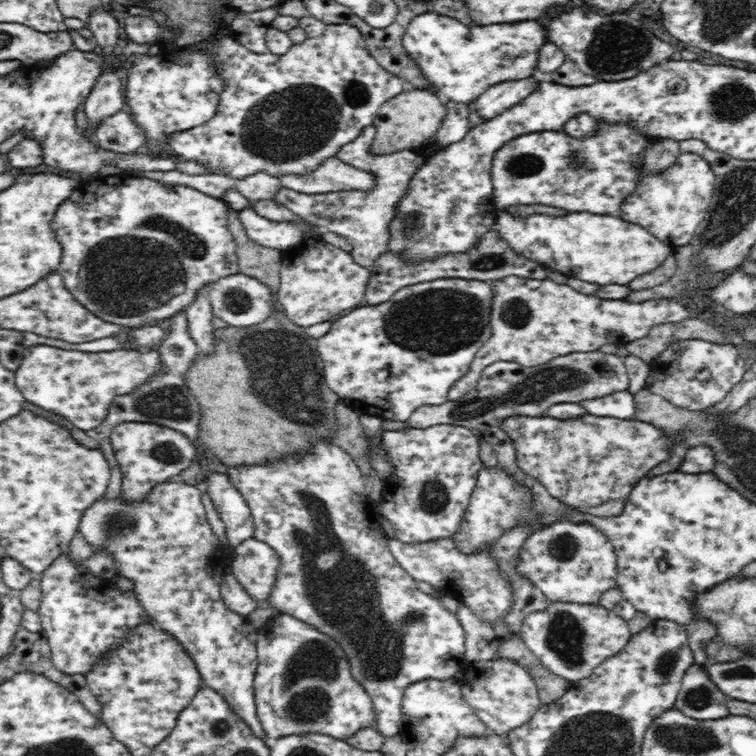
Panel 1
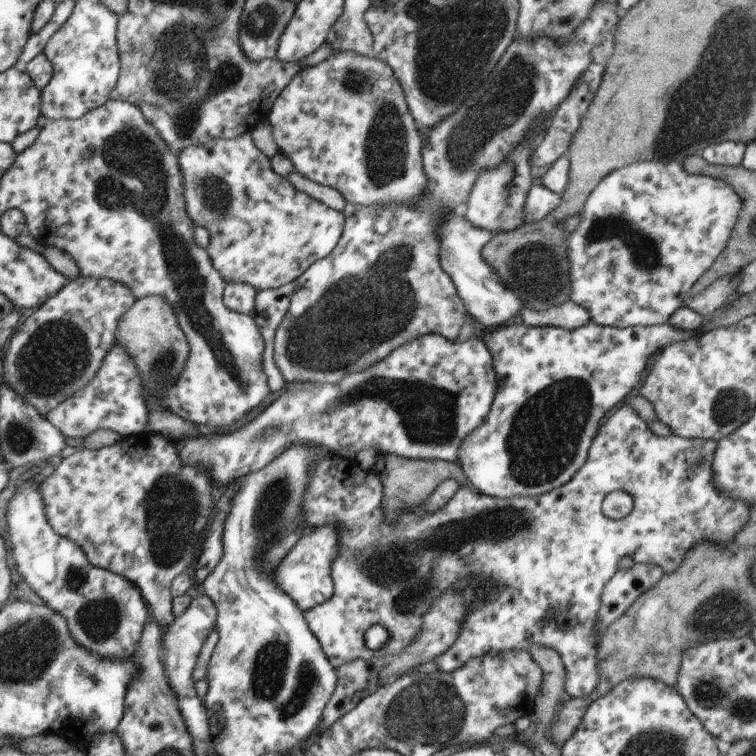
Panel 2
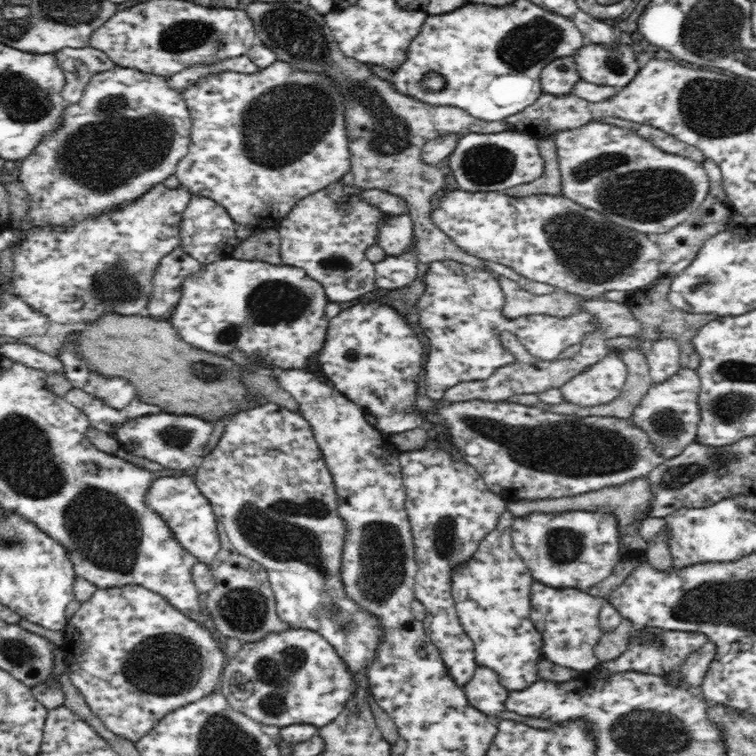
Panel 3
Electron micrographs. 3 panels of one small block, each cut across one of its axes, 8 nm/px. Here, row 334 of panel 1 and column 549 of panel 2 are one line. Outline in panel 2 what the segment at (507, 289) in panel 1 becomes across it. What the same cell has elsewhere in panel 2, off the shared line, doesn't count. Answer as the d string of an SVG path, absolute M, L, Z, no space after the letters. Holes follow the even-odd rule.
M627 401L615 410L601 427L597 429L596 435L590 442L588 453L584 463L579 470L574 472L574 475L561 486L548 490L546 493L537 496L514 496L511 498L495 498L486 494L475 491L466 481L460 485L457 492L441 508L433 512L423 511L414 513L415 508L409 507L401 511L393 523L384 521L384 510L382 509L382 498L384 497L382 486L378 476L371 472L361 470L357 462L345 463L343 458L337 453L327 453L323 455L314 465L310 466L306 489L302 494L302 518L306 526L311 530L323 525L331 525L338 528L338 538L340 539L340 547L337 549L337 554L332 558L330 564L330 577L332 580L332 593L330 598L320 605L314 606L311 610L302 613L308 629L315 635L321 650L325 653L329 664L336 668L343 663L355 659L370 659L371 657L389 656L410 645L412 638L418 635L418 628L422 621L422 614L441 593L456 590L456 596L461 600L467 601L472 608L466 613L464 620L461 622L460 631L458 632L455 642L452 643L443 654L436 656L433 662L437 665L437 671L444 673L458 669L465 661L470 658L481 657L485 653L503 653L506 650L528 650L529 645L541 645L552 648L559 656L562 662L565 679L564 690L573 698L581 701L583 697L589 696L595 690L598 684L598 660L596 652L598 650L598 638L594 623L596 622L596 614L600 607L600 594L603 585L617 572L620 568L620 560L627 557L634 563L643 563L644 565L657 565L663 575L672 573L682 561L684 554L699 540L709 540L715 542L721 549L729 543L734 535L742 529L748 521L749 511L745 503L736 501L730 495L719 493L713 486L711 480L711 459L713 451L716 447L716 441L709 439L686 439L677 435L669 435L660 437L655 435L647 427L645 422L638 414L635 414L633 407ZM612 490L622 490L627 492L632 498L632 508L630 512L621 519L610 520L605 518L601 513L601 501L605 495ZM731 498L731 500L730 500ZM468 553L473 561L466 561L464 557ZM487 584L487 586L485 586ZM474 586L481 587L485 594L483 599L475 599L472 590ZM479 600L479 601L477 601ZM379 624L387 631L387 639L380 649L370 650L364 646L363 633L367 628Z

